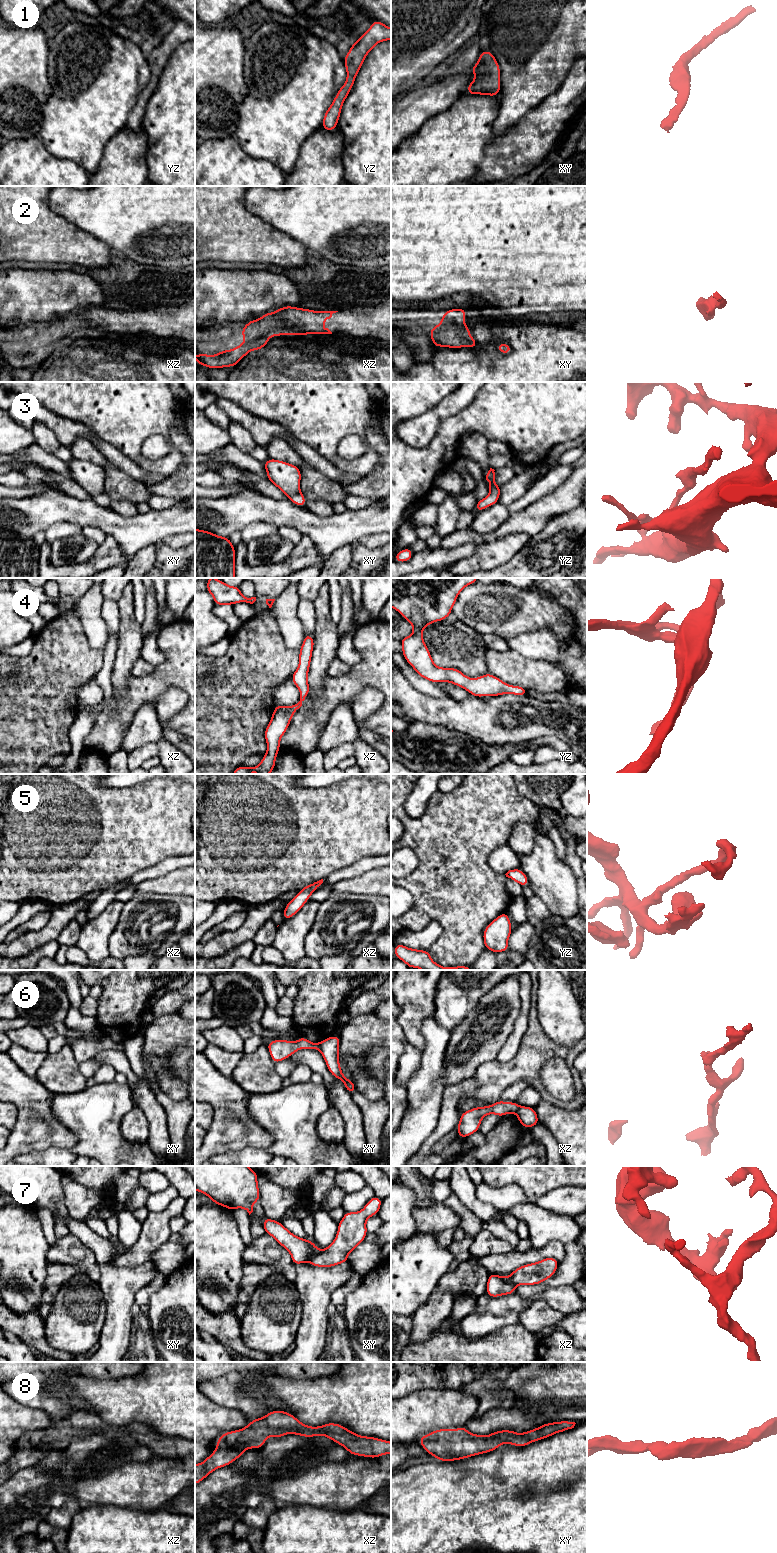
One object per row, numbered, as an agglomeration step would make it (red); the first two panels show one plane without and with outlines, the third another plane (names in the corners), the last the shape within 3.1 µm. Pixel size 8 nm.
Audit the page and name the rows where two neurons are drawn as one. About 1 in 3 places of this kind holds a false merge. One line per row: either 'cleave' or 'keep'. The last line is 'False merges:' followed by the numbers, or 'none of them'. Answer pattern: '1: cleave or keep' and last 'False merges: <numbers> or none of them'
1: keep
2: keep
3: keep
4: keep
5: keep
6: cleave
7: cleave
8: keep
False merges: 6, 7

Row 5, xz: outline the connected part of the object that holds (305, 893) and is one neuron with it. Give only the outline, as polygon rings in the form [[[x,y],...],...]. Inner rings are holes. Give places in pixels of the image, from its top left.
[[[323,879],[306,885],[290,902],[288,902],[285,909],[283,910],[284,921],[289,918],[292,918],[297,912],[299,912],[306,904],[312,893],[316,891],[322,883]]]

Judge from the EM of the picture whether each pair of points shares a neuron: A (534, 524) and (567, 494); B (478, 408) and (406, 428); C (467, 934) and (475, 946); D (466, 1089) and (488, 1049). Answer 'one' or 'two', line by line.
A: one
B: two
C: one
D: two

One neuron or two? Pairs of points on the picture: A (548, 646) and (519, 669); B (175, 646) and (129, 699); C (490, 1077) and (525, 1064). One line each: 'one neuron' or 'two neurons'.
A: two neurons
B: one neuron
C: one neuron

